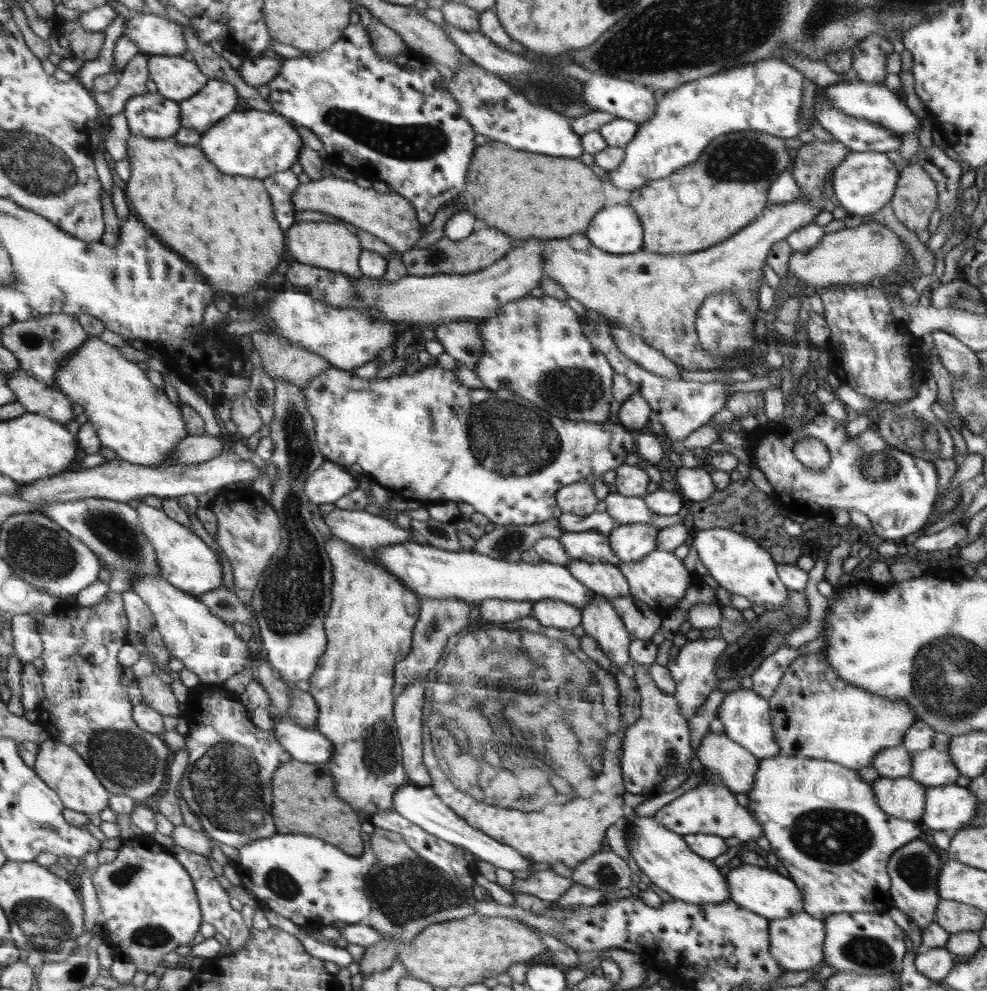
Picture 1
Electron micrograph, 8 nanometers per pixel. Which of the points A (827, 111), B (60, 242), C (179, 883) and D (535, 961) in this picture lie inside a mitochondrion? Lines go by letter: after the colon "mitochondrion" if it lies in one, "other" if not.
A: other
B: other
C: other
D: other

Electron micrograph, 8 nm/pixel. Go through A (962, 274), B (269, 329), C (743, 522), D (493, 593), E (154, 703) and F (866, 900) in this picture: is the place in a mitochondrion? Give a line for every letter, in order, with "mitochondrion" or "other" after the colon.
A: other
B: other
C: other
D: other
E: other
F: other

